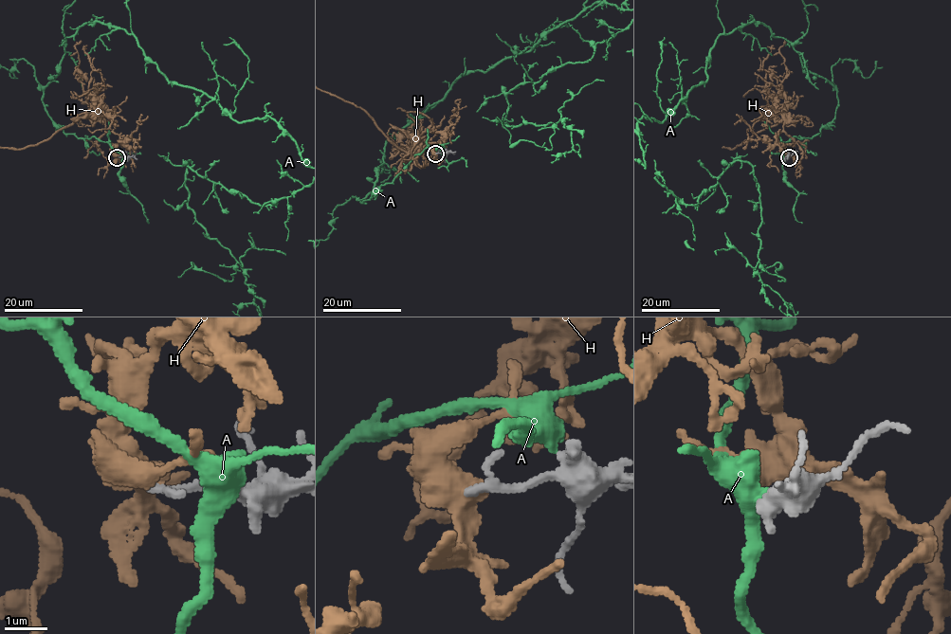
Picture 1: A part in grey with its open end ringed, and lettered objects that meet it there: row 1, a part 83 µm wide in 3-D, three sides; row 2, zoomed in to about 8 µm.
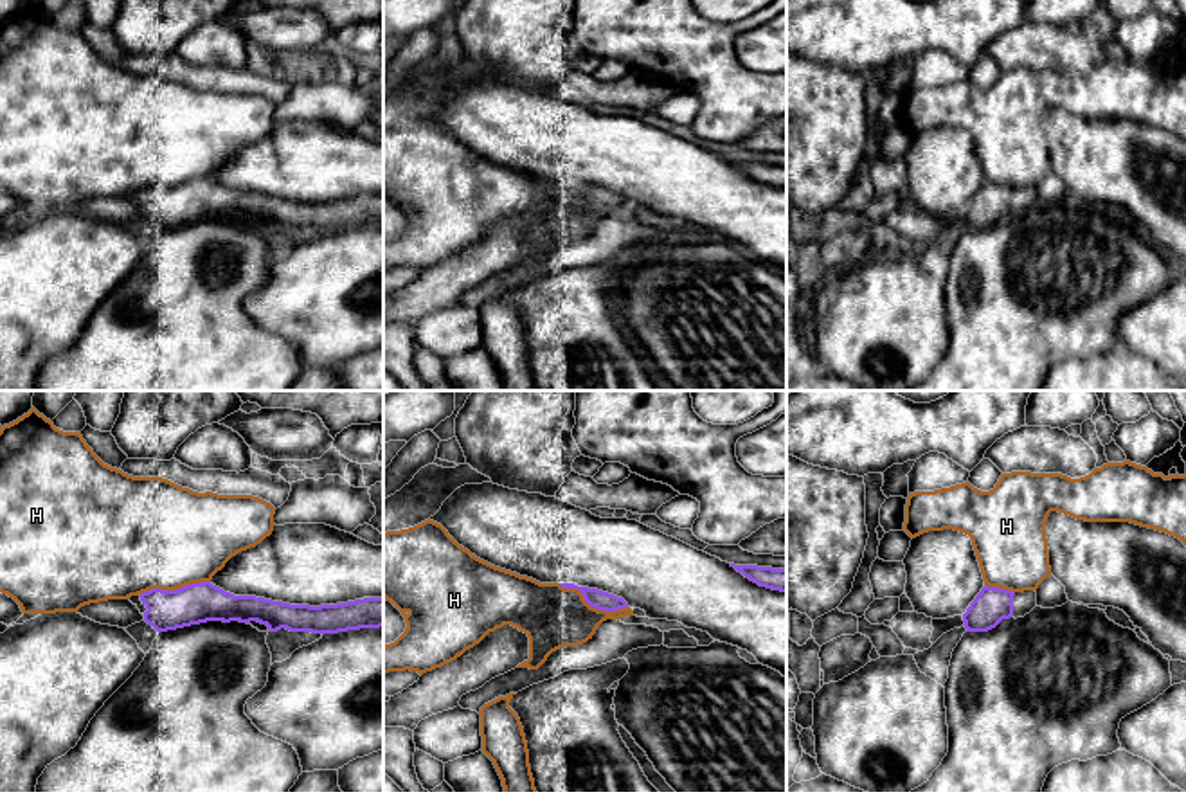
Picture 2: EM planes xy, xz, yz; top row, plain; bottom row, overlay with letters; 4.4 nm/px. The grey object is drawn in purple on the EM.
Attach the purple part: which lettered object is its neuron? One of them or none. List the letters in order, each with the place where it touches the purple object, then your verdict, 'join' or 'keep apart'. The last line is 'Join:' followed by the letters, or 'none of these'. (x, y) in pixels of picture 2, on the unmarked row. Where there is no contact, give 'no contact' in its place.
A: no contact; keep apart
H: contact xz (592, 202); keep apart
Join: none of these

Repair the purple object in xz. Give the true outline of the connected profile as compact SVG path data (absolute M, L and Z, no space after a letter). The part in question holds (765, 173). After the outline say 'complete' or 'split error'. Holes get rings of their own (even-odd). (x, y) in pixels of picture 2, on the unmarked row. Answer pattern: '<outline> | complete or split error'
M731 160L731 164L734 164L738 169L741 169L745 175L758 180L759 184L786 189L786 166L734 160Z | complete

